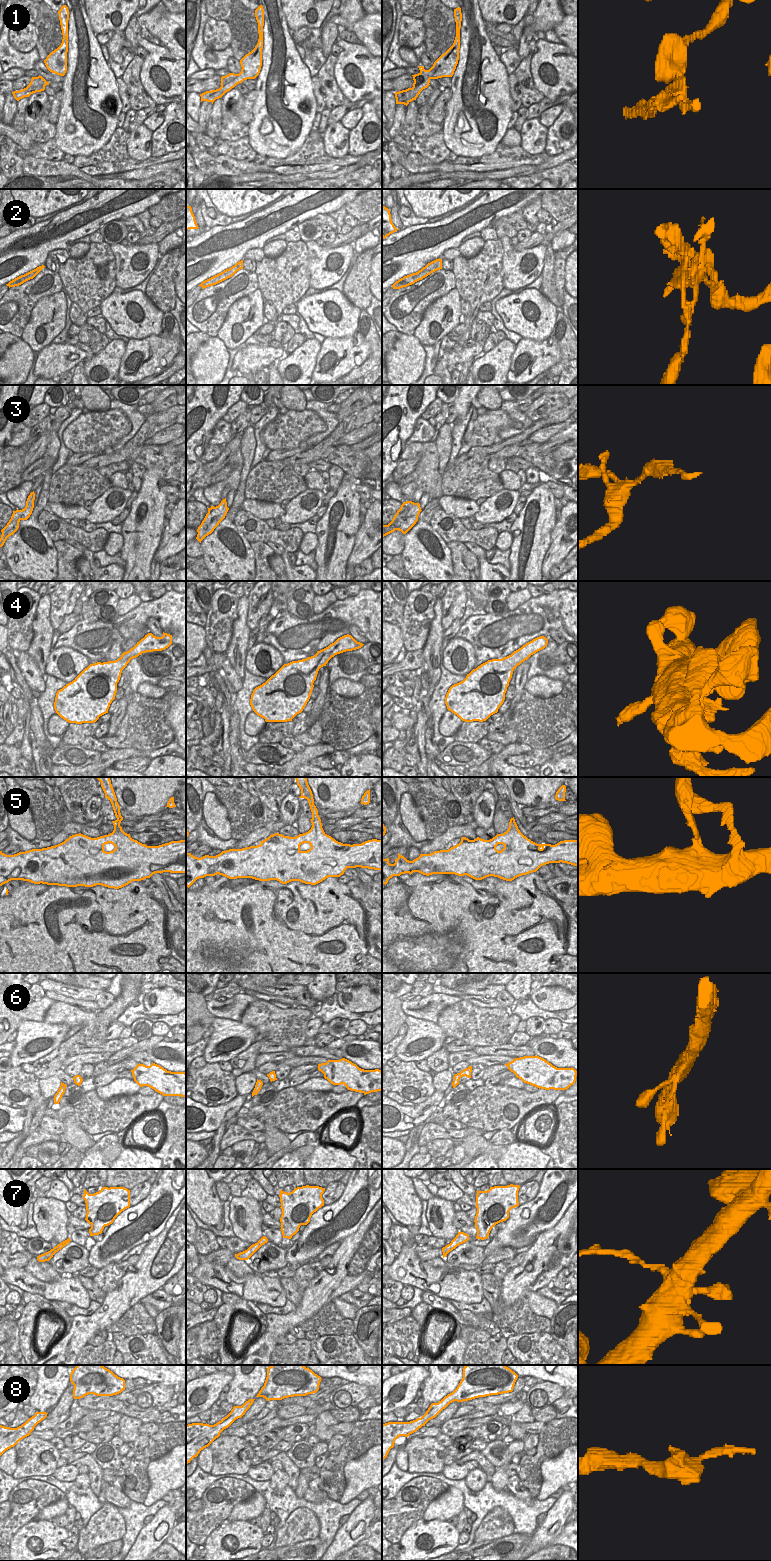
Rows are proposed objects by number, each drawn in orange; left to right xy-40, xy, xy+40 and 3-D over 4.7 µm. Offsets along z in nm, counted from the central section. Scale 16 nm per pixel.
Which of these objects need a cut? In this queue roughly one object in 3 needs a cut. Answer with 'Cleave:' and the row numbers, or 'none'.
Cleave: 2, 3, 7

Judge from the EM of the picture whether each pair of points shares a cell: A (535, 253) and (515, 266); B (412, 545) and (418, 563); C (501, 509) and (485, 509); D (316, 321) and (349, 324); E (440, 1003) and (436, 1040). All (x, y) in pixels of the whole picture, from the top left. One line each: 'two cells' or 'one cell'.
A: one cell
B: one cell
C: one cell
D: one cell
E: two cells

